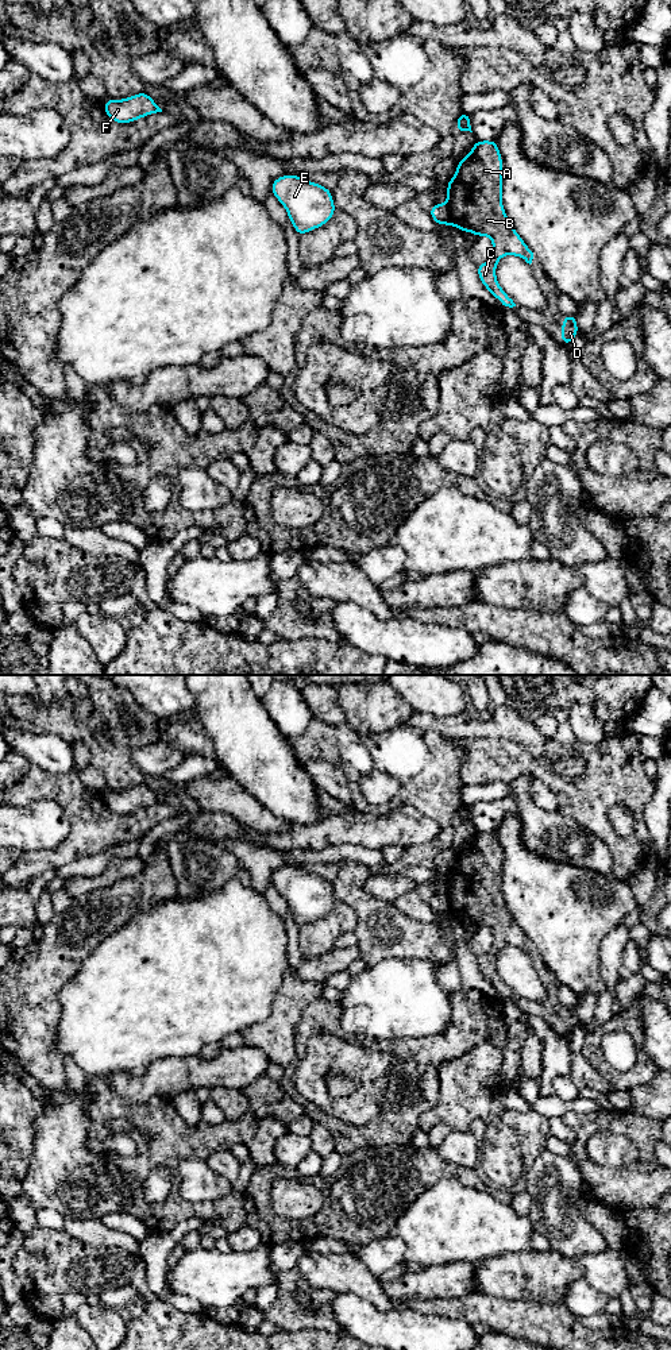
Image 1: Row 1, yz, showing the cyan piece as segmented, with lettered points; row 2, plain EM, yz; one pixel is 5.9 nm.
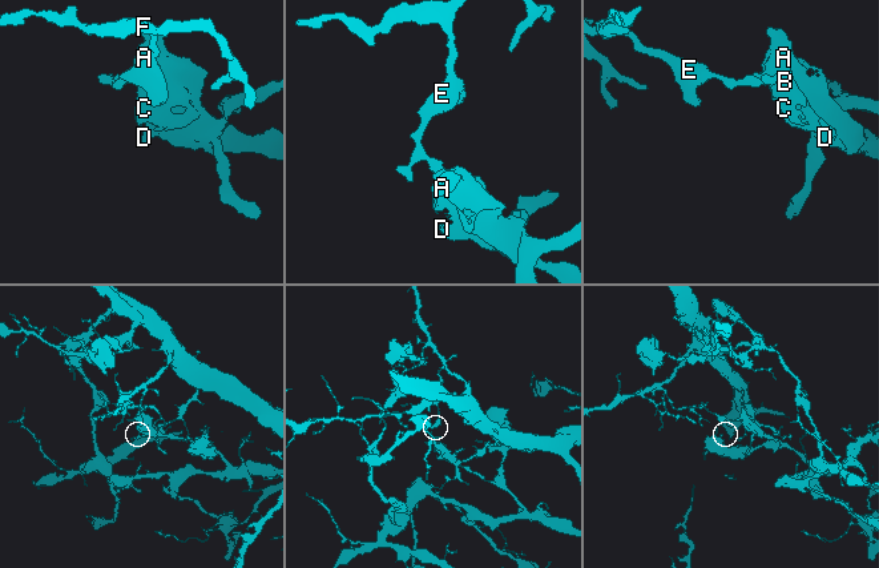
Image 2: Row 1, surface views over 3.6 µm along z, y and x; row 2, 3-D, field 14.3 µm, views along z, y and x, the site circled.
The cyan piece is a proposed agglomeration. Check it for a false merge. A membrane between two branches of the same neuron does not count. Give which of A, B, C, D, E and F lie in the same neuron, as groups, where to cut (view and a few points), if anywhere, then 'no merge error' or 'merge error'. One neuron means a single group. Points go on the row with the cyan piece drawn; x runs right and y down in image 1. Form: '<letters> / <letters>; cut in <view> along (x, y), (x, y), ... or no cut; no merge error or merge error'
A B C D / E F; cut in yz along (447, 201), (451, 224); merge error

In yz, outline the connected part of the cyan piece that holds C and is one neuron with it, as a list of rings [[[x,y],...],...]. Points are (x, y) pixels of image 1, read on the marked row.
[[[477,140],[473,150],[458,162],[454,177],[447,182],[447,202],[450,205],[451,225],[464,232],[479,236],[490,236],[493,251],[490,258],[477,265],[477,273],[483,286],[505,306],[513,308],[516,304],[498,285],[495,269],[504,255],[516,255],[527,263],[532,263],[533,252],[520,238],[509,221],[502,205],[502,157],[495,140]]]

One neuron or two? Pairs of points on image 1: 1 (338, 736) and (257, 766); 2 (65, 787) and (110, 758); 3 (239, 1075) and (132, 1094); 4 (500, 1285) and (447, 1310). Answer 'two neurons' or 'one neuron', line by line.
1: two neurons
2: two neurons
3: one neuron
4: two neurons

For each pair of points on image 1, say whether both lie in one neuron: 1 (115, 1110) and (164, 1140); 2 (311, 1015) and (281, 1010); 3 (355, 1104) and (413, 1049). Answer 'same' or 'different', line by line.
1: same
2: different
3: different

